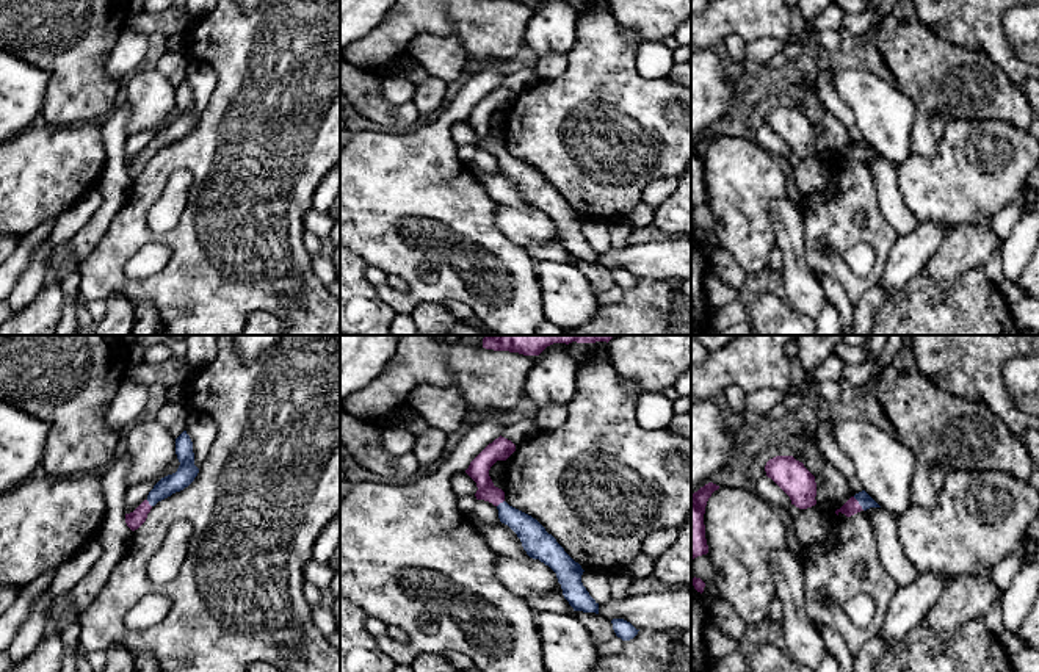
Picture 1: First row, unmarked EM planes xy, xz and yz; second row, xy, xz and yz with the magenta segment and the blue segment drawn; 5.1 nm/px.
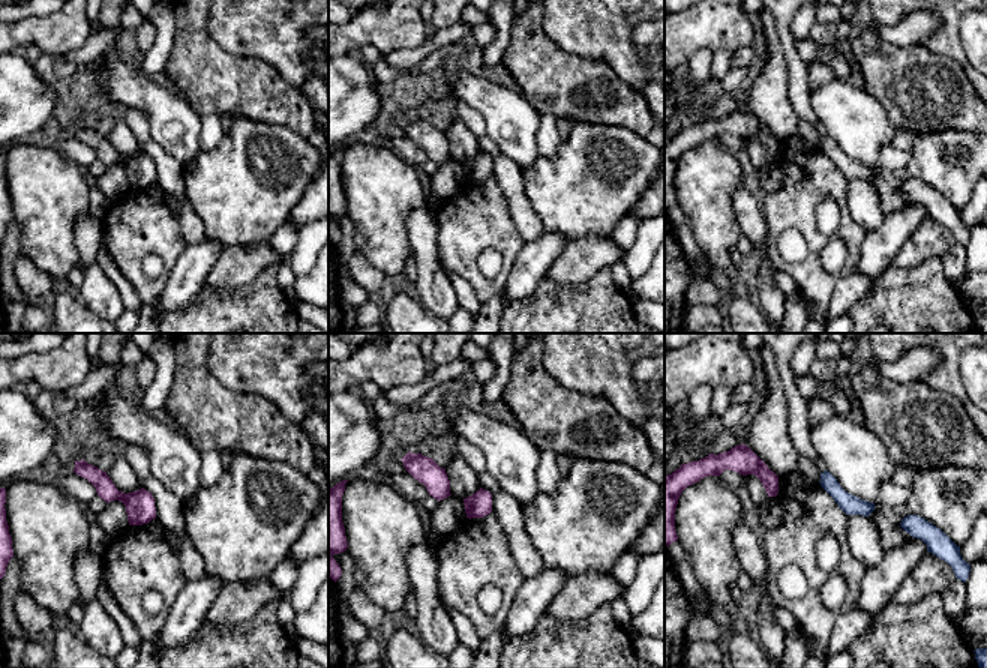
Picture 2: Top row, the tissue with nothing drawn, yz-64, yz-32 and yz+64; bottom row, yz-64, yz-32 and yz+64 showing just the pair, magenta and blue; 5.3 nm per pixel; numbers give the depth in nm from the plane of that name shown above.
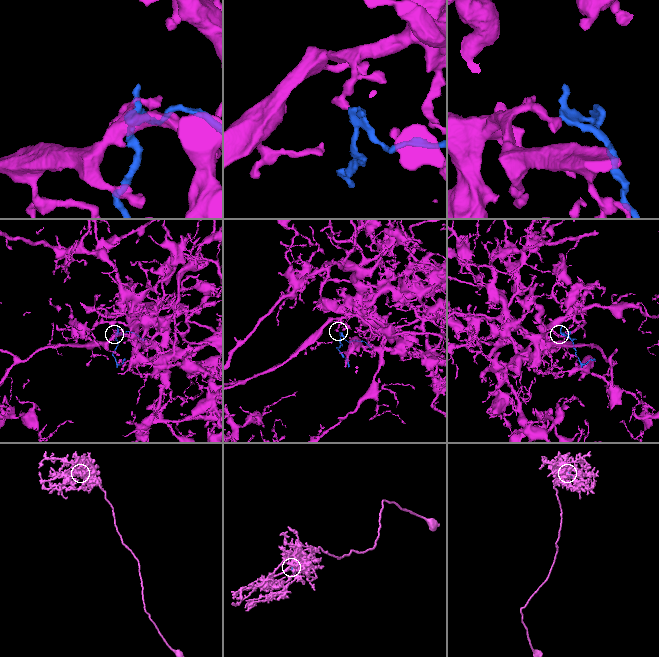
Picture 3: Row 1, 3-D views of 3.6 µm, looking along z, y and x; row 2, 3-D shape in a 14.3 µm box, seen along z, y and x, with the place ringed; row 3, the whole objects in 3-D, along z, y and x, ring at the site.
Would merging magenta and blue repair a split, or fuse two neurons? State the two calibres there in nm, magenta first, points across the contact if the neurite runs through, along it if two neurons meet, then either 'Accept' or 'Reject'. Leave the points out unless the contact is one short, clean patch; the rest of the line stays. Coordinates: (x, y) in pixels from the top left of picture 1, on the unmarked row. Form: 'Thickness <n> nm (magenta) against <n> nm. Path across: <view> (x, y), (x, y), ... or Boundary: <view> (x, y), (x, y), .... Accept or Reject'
Thickness 80 nm (magenta) against 70 nm. Path across: yz (851, 155), (857, 152), (864, 148). Accept

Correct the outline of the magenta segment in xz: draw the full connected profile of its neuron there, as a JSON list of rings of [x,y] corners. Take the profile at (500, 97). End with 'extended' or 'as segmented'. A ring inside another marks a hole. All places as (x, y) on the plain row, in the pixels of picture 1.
[[[498,86],[489,92],[469,114],[465,122],[476,132],[476,149],[492,152],[498,158],[498,168],[520,188],[523,199],[533,208],[548,215],[561,233],[563,244],[574,260],[599,263],[599,252],[581,232],[583,218],[575,211],[556,188],[531,164],[509,155],[505,141],[494,135],[489,119],[497,110],[506,110],[516,100],[516,94]]]; extended

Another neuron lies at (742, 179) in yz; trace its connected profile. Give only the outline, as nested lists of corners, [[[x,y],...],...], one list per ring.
[[[719,136],[707,150],[704,174],[719,247],[729,251],[748,274],[769,269],[776,246],[769,208],[774,199],[787,197],[785,172],[776,157],[752,138]]]

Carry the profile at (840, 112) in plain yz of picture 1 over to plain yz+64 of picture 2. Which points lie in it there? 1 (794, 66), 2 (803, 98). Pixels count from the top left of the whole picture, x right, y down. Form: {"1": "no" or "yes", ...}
{"1": "yes", "2": "yes"}

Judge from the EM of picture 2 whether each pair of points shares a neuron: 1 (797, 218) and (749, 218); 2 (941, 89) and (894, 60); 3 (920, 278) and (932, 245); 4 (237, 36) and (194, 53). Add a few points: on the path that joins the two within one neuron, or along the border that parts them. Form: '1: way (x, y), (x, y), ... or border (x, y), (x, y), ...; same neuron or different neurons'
1: border (762, 206), (767, 224), (767, 252); different neurons
2: way (929, 89), (923, 89), (906, 72); same neuron
3: border (939, 257), (930, 257), (912, 267), (891, 264); different neurons
4: border (207, 17), (207, 32), (224, 48), (251, 56); different neurons

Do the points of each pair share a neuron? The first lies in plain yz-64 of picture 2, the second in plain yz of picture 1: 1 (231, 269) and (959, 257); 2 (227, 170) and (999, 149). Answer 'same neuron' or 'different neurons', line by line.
1: same neuron
2: same neuron

